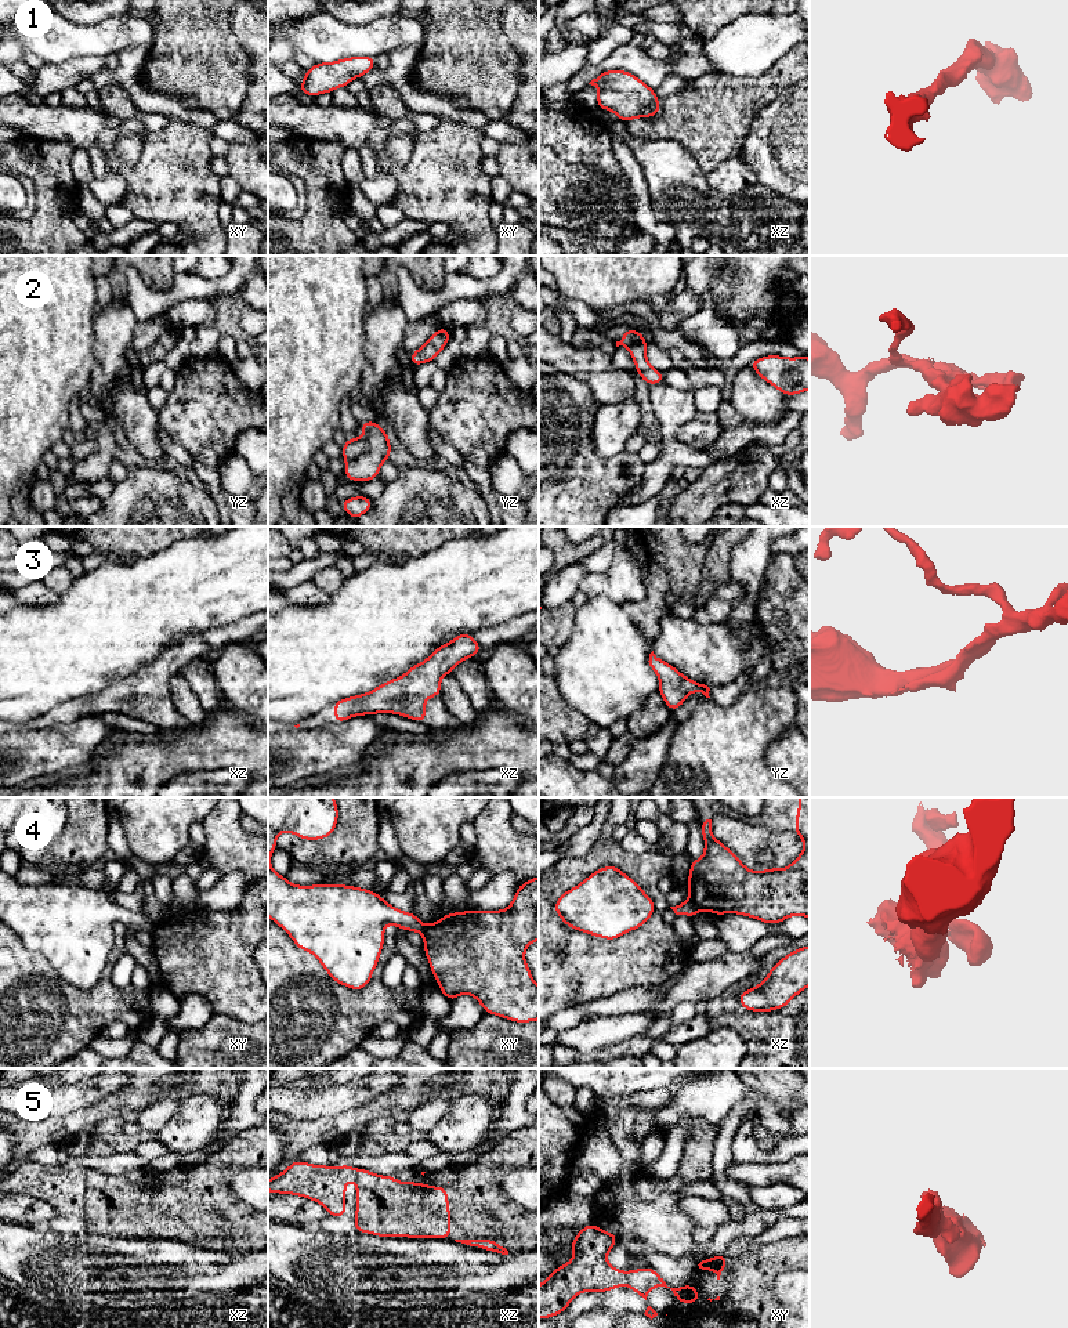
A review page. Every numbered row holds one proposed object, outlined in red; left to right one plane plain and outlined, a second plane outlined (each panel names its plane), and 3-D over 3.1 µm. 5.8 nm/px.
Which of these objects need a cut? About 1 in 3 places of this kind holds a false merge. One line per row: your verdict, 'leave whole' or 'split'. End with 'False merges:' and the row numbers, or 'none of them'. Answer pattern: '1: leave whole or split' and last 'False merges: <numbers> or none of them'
1: leave whole
2: split
3: leave whole
4: split
5: leave whole
False merges: 2, 4

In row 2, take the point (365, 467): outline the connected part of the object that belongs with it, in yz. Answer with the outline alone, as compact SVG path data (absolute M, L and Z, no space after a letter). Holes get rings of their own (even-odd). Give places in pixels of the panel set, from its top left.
M377 421L359 423L369 444L369 450L352 462L347 462L344 473L347 481L366 482L379 478L381 463L390 460L391 445L388 434L377 424Z

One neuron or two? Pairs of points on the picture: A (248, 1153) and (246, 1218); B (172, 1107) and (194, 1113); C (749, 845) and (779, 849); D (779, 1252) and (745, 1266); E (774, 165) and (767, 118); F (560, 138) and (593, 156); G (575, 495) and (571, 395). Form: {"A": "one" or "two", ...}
{"A": "one", "B": "two", "C": "one", "D": "one", "E": "one", "F": "one", "G": "one"}

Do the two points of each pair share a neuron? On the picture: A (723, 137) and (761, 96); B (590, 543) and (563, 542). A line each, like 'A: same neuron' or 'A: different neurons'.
A: same neuron
B: same neuron

